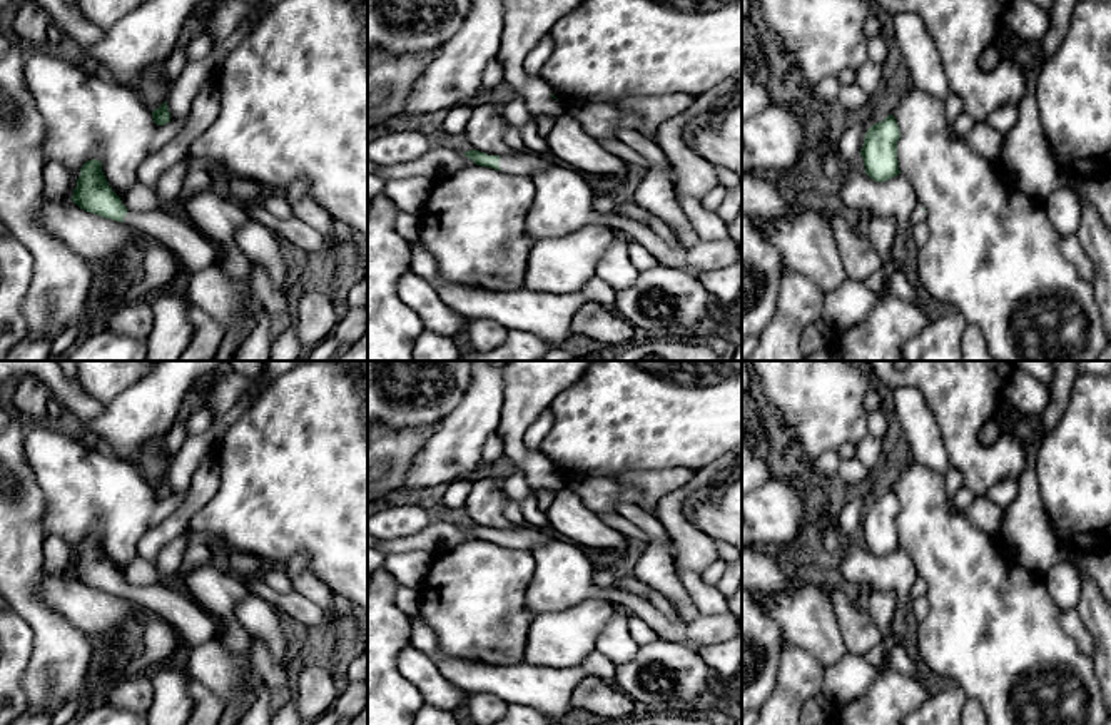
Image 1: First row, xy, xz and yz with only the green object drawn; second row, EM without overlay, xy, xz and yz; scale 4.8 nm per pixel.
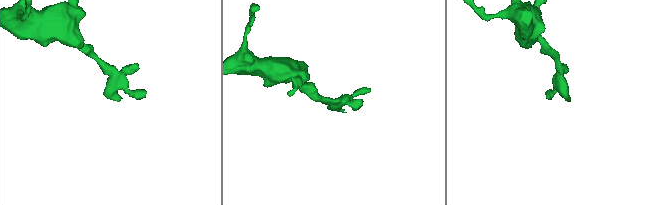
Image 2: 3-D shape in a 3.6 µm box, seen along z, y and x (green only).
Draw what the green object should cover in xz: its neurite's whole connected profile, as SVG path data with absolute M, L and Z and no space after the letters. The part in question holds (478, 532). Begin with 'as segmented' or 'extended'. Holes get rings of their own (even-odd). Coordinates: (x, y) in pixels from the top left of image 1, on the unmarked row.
extended; M474 523L464 526L464 530L471 533L476 540L503 546L513 546L520 550L531 550L535 545L541 541L563 540L551 528L541 531L528 525L500 531L500 530L488 530Z

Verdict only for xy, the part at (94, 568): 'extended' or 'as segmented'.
extended

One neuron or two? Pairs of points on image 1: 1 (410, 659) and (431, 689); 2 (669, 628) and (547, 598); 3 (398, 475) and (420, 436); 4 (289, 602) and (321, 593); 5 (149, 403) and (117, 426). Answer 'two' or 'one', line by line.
1: one
2: one
3: one
4: two
5: one

